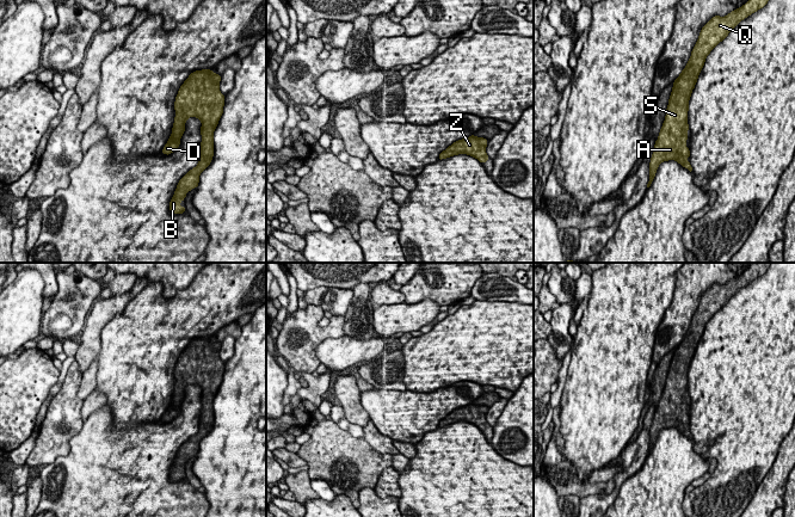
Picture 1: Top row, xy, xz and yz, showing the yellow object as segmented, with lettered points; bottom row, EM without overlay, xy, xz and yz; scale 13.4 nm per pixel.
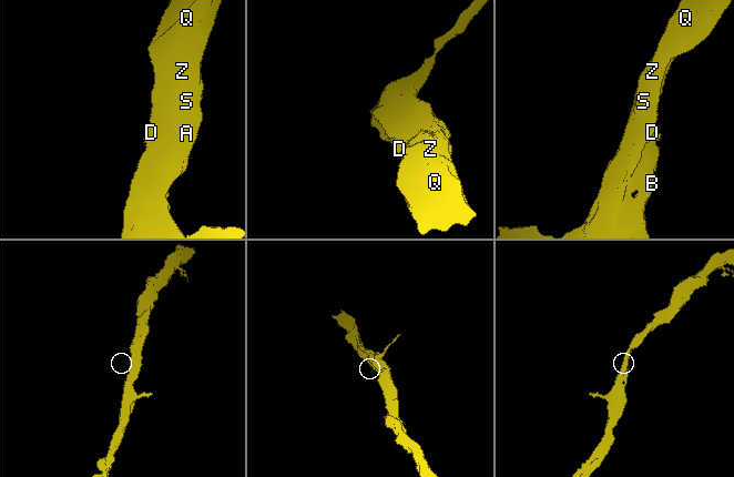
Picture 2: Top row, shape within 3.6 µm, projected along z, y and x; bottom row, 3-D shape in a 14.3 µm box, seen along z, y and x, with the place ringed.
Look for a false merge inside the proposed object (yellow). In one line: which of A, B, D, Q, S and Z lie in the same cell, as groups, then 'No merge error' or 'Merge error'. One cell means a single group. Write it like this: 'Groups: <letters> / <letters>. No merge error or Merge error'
Groups: A B D Q S Z. No merge error

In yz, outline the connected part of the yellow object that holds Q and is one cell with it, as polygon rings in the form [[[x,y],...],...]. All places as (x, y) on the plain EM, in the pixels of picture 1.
[[[752,263],[740,276],[732,278],[726,284],[713,284],[701,296],[689,330],[673,350],[665,388],[651,425],[647,455],[652,453],[657,437],[662,429],[676,427],[690,439],[692,438],[690,430],[686,427],[690,425],[690,417],[685,412],[689,398],[689,368],[705,326],[742,287],[763,276],[770,265],[771,263]]]

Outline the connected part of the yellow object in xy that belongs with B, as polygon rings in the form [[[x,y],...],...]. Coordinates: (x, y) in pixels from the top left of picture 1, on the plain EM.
[[[211,337],[192,339],[175,364],[172,401],[161,420],[170,423],[179,414],[186,395],[185,389],[190,384],[196,384],[202,389],[202,410],[198,432],[179,448],[173,466],[170,468],[171,481],[186,480],[185,474],[179,470],[185,467],[189,458],[197,456],[201,441],[214,425],[214,399],[223,381],[226,368],[220,358],[220,349],[221,343],[215,341]]]

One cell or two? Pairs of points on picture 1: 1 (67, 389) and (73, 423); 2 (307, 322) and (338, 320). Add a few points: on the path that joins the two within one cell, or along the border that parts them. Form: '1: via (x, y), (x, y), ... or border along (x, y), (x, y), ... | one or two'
1: via (67, 398), (67, 414) | one
2: via (314, 330), (327, 331), (331, 327) | one

